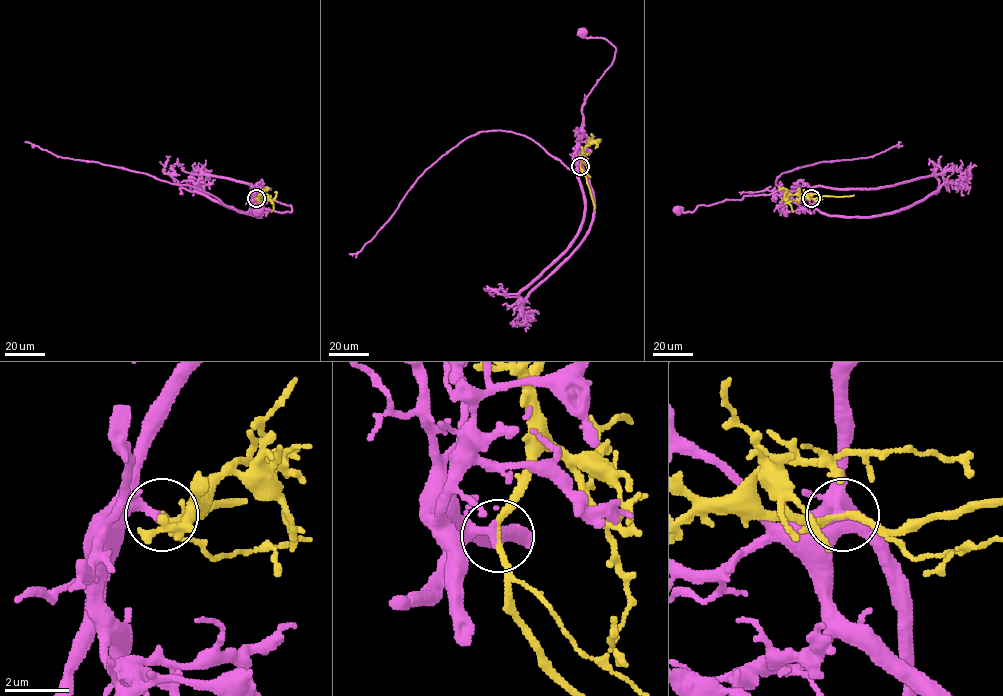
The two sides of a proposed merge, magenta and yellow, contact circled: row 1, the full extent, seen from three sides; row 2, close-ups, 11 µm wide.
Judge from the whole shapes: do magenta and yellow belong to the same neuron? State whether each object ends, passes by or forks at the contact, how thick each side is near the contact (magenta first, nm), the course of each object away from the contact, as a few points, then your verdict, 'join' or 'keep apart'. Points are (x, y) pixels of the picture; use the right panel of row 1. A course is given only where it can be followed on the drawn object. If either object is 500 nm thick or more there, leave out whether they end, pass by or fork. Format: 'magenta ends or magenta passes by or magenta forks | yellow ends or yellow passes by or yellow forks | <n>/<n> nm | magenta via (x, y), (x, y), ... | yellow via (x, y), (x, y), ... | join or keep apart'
magenta ends | yellow passes by | 320/190 nm | magenta via (810, 198), (794, 190), (775, 191), (768, 195), (745, 195), (740, 200), (699, 205), (692, 212), (677, 210) | yellow via (810, 198), (854, 195) | join

